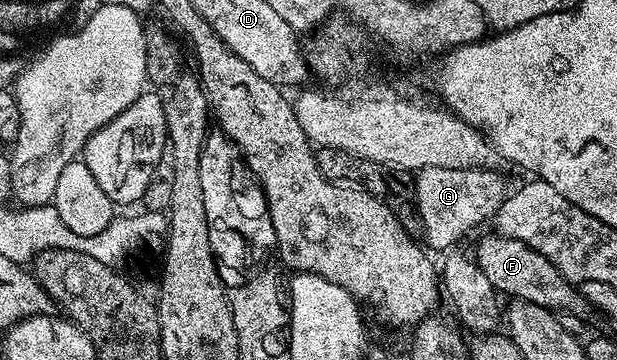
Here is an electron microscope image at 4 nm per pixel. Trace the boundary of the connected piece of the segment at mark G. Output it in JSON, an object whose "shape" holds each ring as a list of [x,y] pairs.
{"shape":[[[426,166],[417,171],[412,192],[416,205],[416,217],[425,245],[431,250],[451,249],[460,236],[470,228],[491,219],[497,214],[506,198],[508,187],[499,171],[470,167],[468,169],[432,168]]]}

